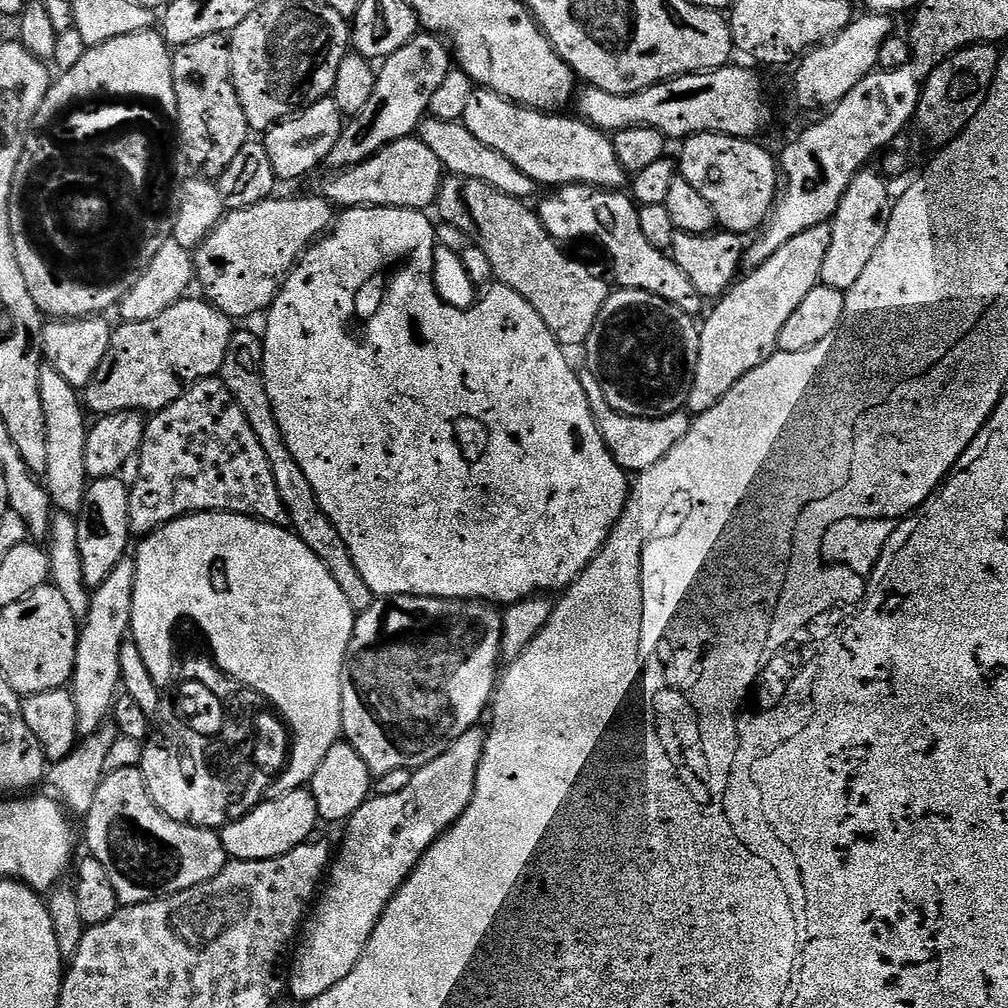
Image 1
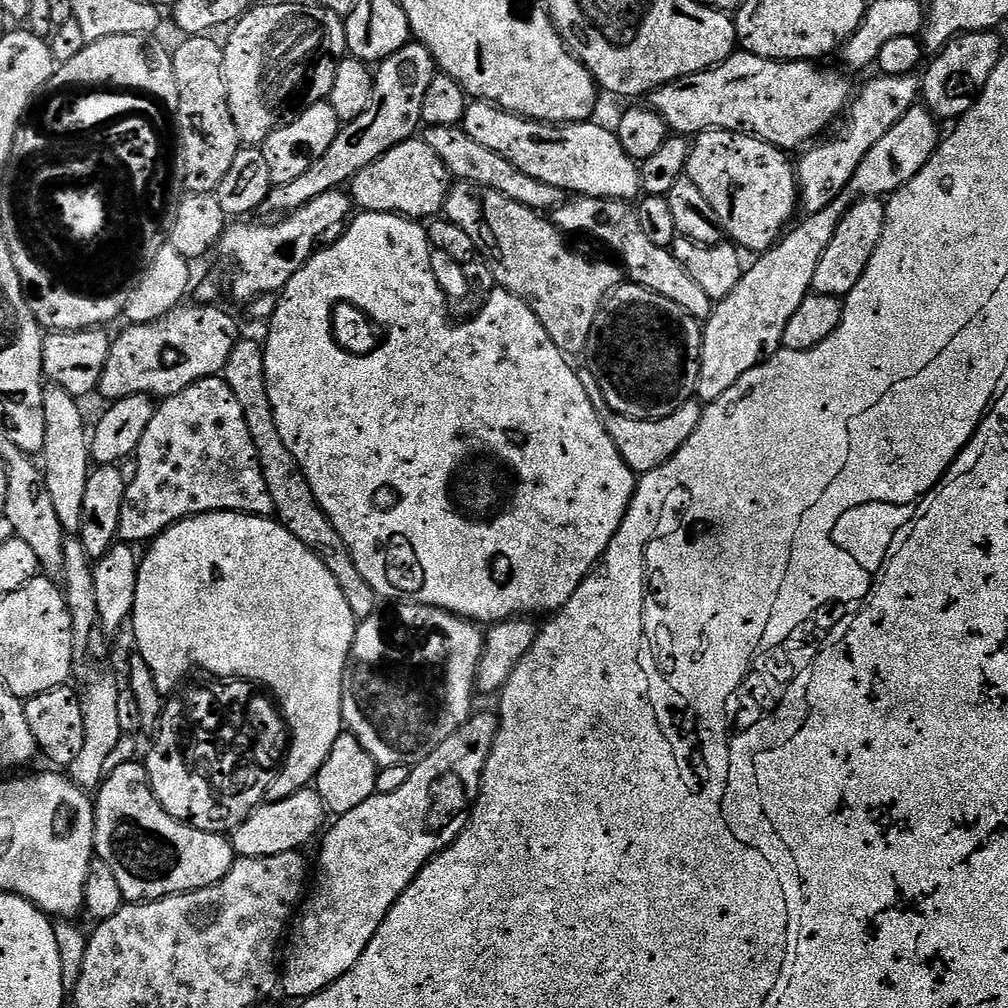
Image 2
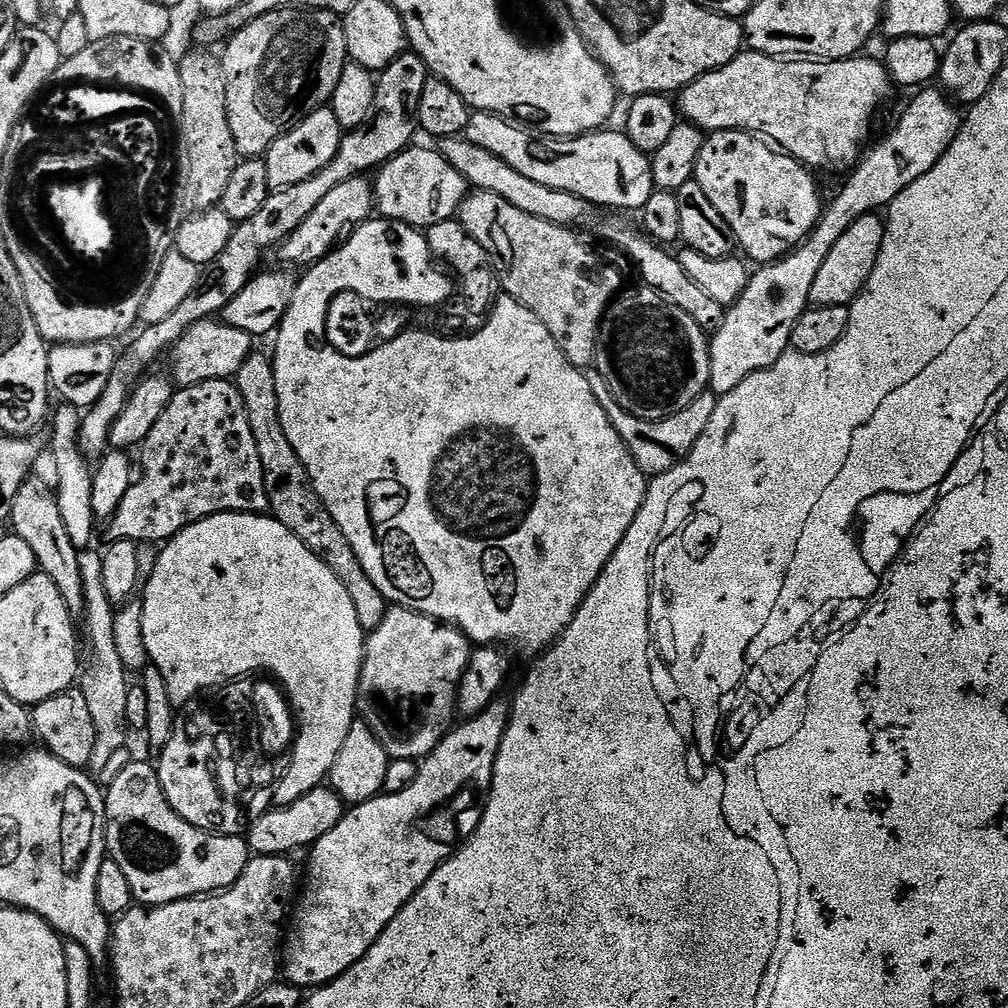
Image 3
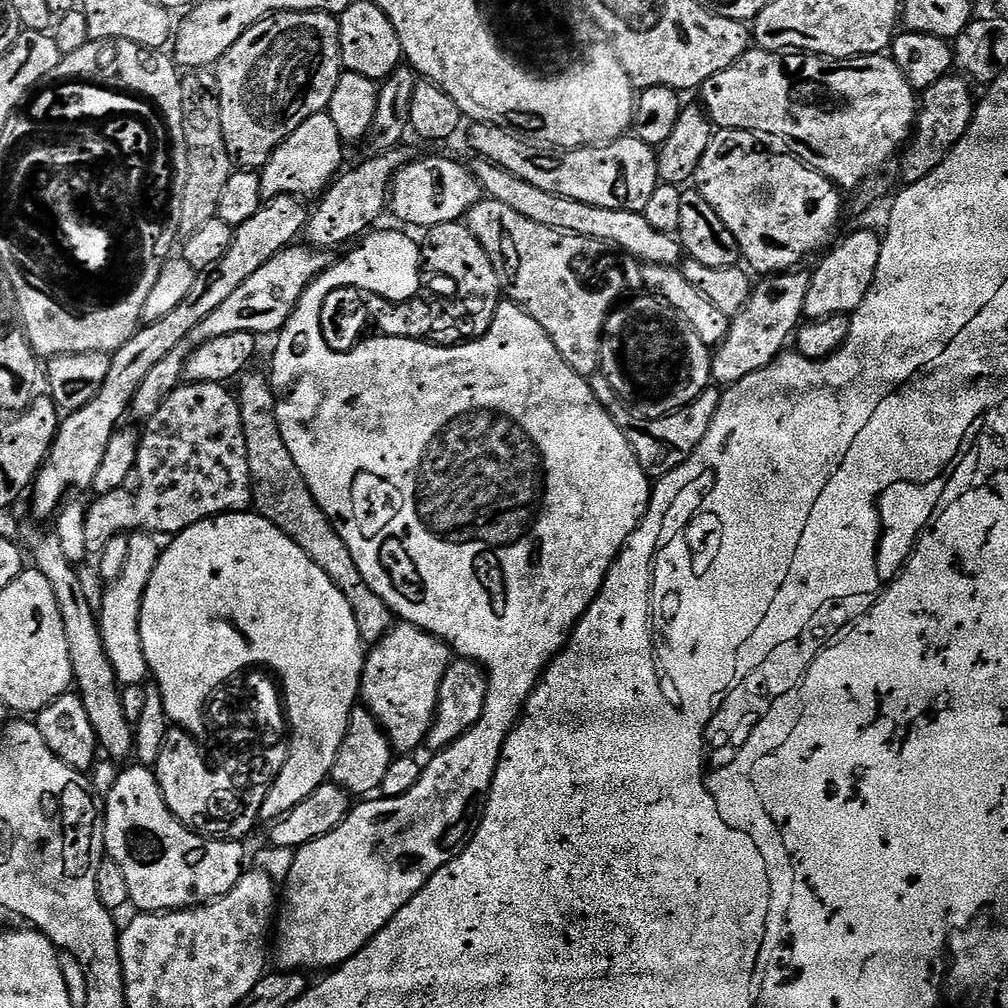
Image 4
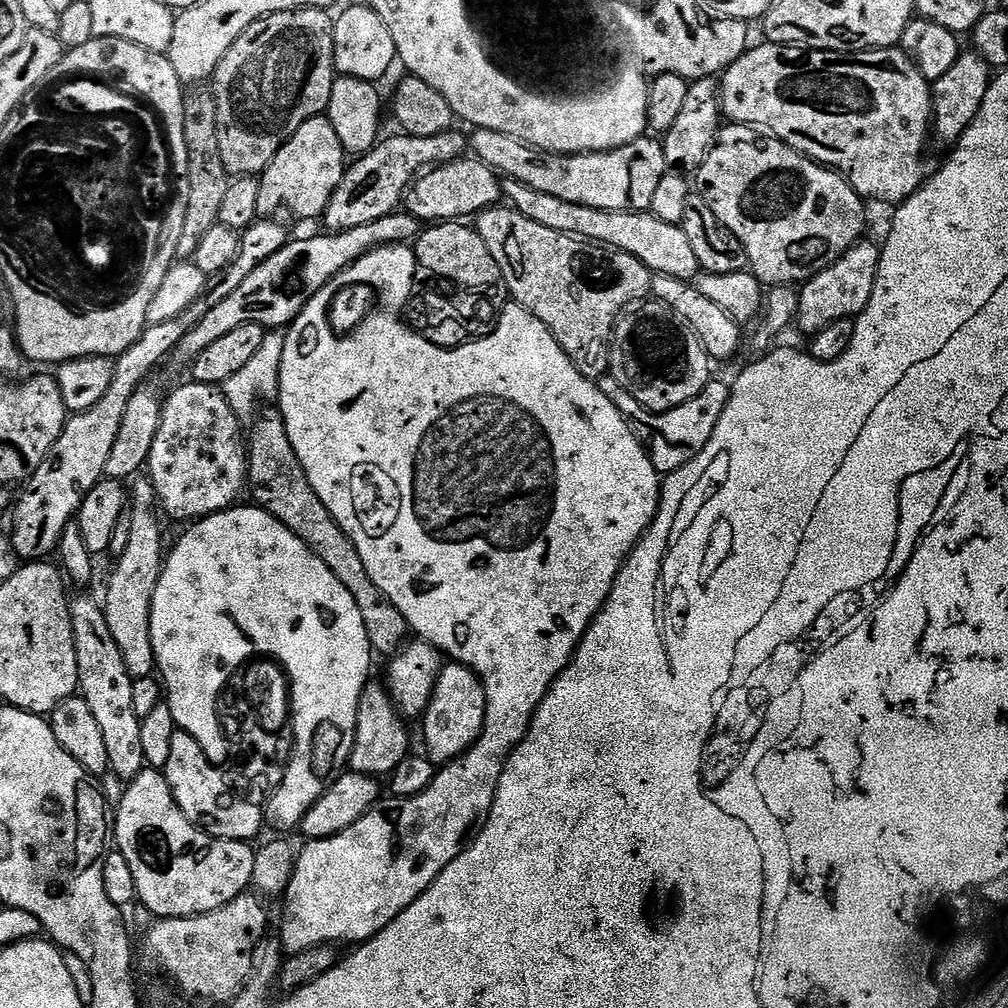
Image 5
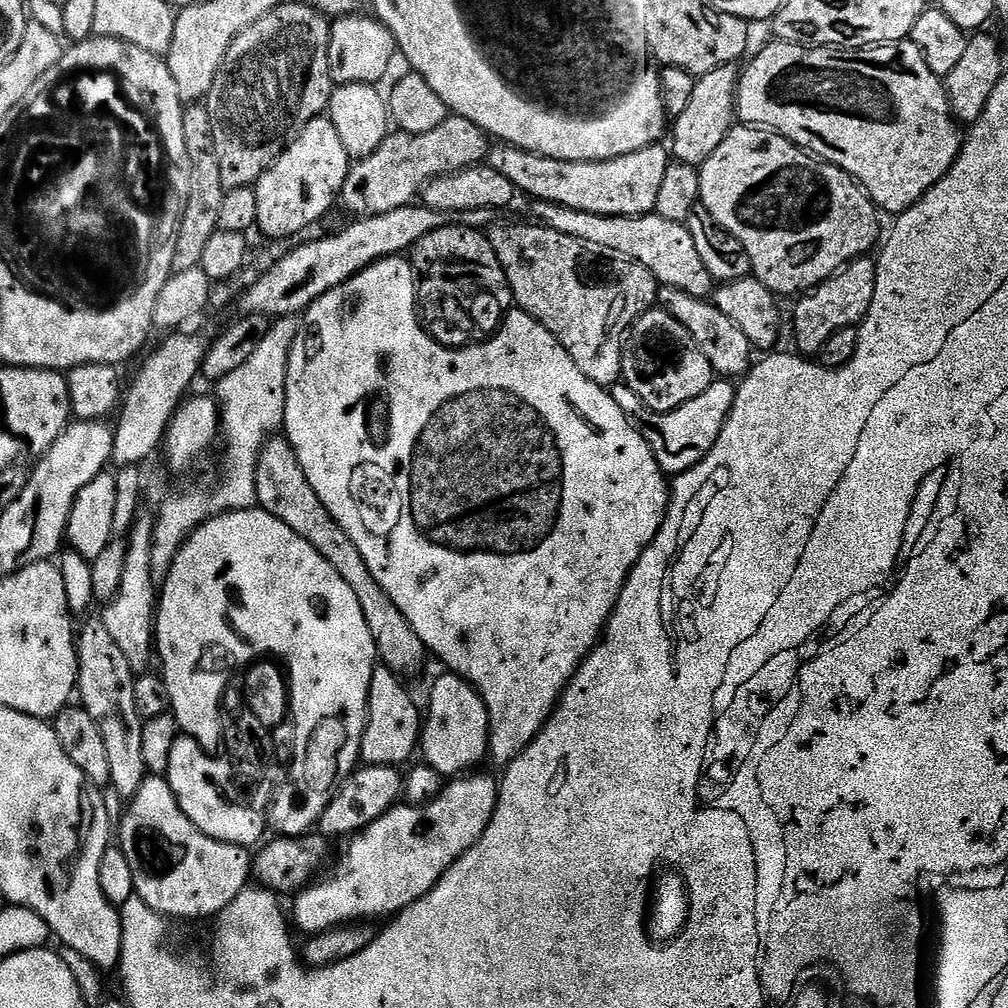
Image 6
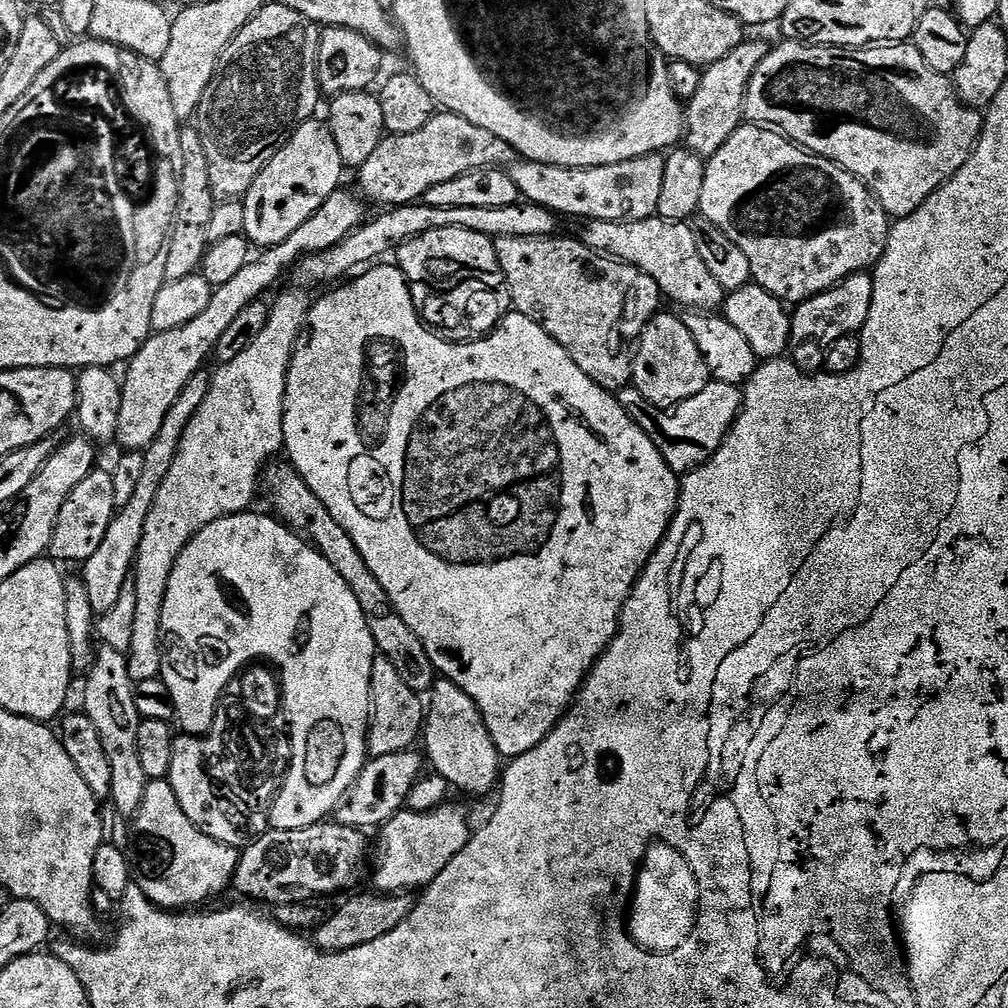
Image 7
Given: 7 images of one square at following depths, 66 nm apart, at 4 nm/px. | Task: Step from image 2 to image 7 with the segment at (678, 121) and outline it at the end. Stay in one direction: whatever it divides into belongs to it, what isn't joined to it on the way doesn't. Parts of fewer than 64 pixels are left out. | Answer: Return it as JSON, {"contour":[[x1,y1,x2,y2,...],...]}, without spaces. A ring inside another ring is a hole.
{"contour":[[780,42,777,48,773,47,768,51,766,58,762,58,758,70,754,70,754,78,750,78,750,86,744,99,744,114,751,123,775,128,777,132,784,133,793,144,800,145,815,156,832,160,840,168,857,176,875,194,876,200,892,218,914,214,914,210,918,210,926,202,926,198,930,198,930,194,938,191,951,176,958,174,958,170,962,170,964,163,972,156,976,143,980,141,980,136,984,132,984,116,960,100,956,86,949,77,938,74,926,66,926,58,918,54,916,45,912,42,866,48,829,48,807,42]]}

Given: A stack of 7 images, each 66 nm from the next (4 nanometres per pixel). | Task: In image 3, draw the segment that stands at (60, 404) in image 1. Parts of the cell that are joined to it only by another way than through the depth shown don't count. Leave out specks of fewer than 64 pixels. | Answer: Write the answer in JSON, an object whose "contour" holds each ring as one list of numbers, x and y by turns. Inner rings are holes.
{"contour":[[60,406,51,417,52,424,52,456,56,459,56,480,54,491,58,510,62,510,62,522,66,522,66,530,70,533,70,542,81,550,87,549,96,532,98,521,92,505,92,473,89,461,80,451,81,413,71,406]]}

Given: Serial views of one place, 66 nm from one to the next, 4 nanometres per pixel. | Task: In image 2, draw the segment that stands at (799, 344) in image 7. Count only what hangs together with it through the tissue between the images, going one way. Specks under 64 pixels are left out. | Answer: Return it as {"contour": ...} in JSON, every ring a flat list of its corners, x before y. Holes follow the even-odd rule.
{"contour":[[877,197,860,200,844,216,835,231,835,236,826,246,826,254,822,254,822,262,818,262,818,270,814,272,812,292,818,295,830,295,847,298,850,290,858,286,866,266,870,266,870,258,874,258,874,250,878,250,878,242,885,229,885,203]]}

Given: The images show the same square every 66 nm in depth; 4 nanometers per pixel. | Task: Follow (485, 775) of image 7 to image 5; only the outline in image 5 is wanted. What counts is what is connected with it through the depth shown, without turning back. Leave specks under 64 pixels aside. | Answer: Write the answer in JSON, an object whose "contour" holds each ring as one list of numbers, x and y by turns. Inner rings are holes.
{"contour":[[455,662,445,665,436,679,431,702,422,717,425,757,436,766,443,766,459,757,478,738,485,721,486,704,487,689,477,673]]}

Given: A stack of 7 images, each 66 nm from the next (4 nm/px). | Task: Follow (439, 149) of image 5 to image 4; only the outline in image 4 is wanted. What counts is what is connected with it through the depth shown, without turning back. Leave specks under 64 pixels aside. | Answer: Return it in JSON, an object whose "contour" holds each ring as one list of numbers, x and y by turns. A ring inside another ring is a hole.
{"contour":[[400,146,381,151,379,154,381,156,372,156,369,160,362,161,357,168,350,169,348,173,345,171,319,197,320,205,317,208,313,207,308,217,306,240,309,245,321,250,333,250,332,248,346,243,347,240,355,241,363,237,375,225,372,223,386,212,392,179,404,164,400,161]]}

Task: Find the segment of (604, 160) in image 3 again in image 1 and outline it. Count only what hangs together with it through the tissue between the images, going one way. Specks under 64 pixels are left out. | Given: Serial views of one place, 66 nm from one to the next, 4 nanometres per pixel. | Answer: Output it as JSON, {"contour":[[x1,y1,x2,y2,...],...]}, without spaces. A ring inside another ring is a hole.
{"contour":[[480,86,470,94,462,123,478,142,490,146,490,150,498,150,502,158,510,158,510,162,514,162,522,174,530,174,538,186,589,184,592,188,623,189,626,173,614,152,612,136,583,118,571,120,568,116,552,115,556,114,525,108,523,104,515,104,502,94]]}

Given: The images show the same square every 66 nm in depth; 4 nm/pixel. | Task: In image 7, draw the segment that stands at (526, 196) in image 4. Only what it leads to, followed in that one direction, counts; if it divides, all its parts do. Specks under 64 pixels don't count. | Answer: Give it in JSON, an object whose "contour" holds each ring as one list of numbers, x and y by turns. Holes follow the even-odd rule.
{"contour":[[659,218,629,220,623,224,589,220,581,228,584,229,578,232,578,238,585,246,634,266,642,270,642,274,650,274,650,278,658,282,661,297,668,299,669,296,674,303,681,304,681,309,712,314,723,305,725,290,718,286,718,278,710,274,706,262,702,262,691,223]]}

